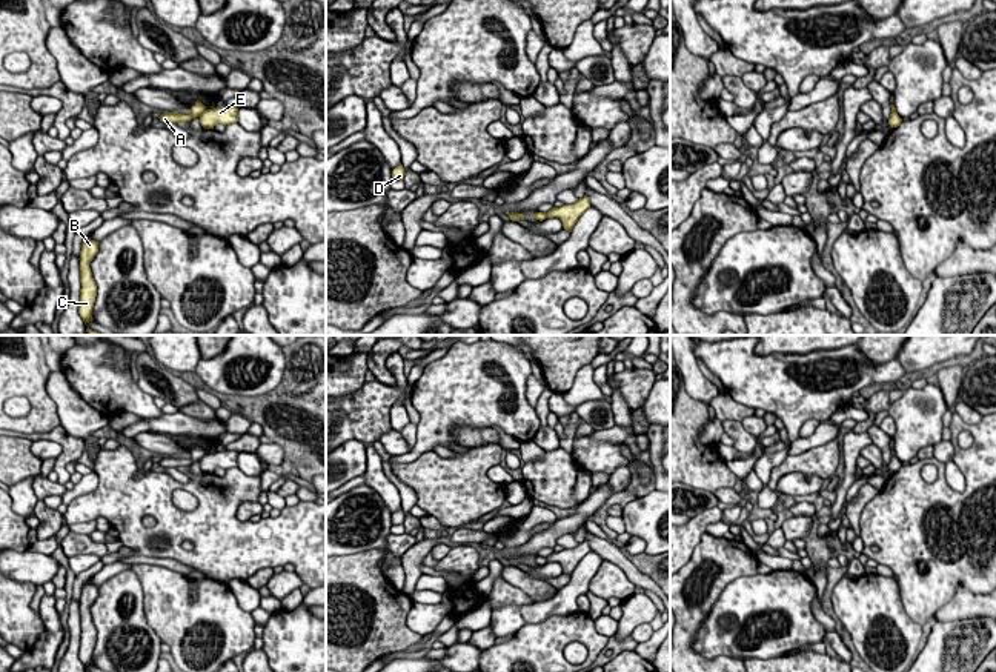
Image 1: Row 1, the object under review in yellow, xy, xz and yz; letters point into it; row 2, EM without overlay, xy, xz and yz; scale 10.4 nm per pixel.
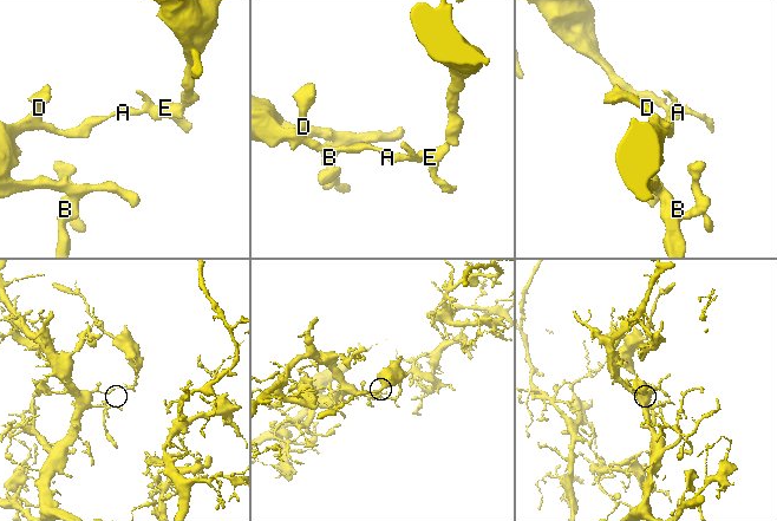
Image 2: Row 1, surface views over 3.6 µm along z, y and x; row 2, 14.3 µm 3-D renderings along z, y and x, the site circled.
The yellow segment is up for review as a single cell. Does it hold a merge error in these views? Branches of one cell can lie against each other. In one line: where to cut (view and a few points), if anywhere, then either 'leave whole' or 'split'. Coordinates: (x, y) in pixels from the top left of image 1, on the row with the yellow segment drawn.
xy (206, 109), (199, 116) | split

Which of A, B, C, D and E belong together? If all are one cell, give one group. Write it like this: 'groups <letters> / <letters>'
groups A B C D / E

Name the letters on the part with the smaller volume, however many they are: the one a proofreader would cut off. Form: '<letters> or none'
E

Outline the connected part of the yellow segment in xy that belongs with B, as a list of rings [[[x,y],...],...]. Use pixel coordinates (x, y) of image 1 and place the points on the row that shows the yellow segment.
[[[85,238],[85,241],[81,243],[81,251],[80,251],[80,258],[78,258],[80,260],[80,283],[81,283],[78,314],[83,318],[85,324],[94,320],[92,308],[97,297],[97,284],[92,278],[89,264],[98,252],[98,245],[100,243],[95,240]]]

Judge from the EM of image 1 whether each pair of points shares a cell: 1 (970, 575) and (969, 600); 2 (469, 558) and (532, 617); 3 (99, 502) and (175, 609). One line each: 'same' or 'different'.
1: different
2: different
3: different

